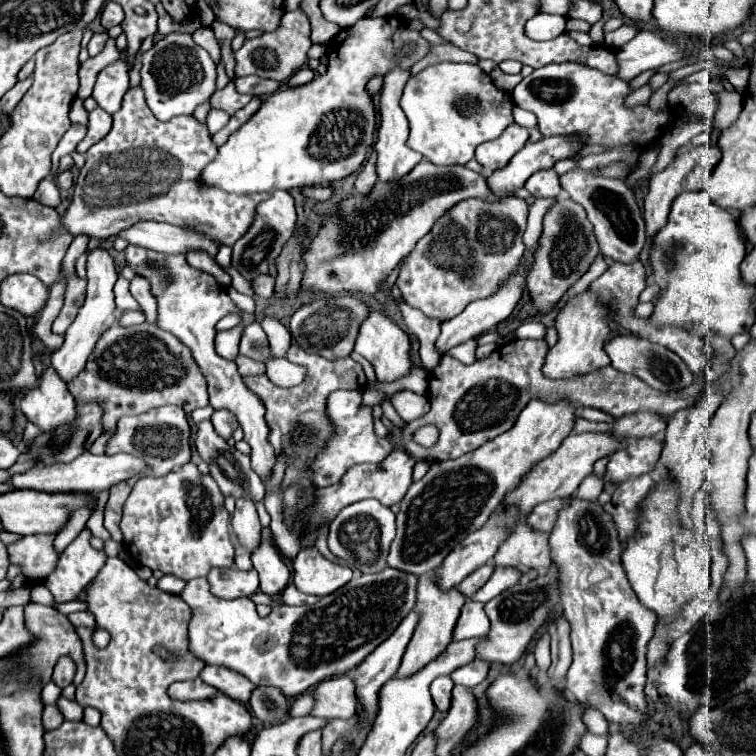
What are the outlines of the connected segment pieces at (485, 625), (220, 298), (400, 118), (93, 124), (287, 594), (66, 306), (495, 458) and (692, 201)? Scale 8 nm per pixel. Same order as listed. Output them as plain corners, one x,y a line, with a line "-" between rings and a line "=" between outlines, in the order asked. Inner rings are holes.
467,600
461,608
461,616
455,624
453,640
465,640
465,638
479,638
489,632
489,618
483,610
483,604
=
127,246
125,248
125,256
127,256
127,264
135,270
135,274
149,278
151,282
151,290
159,302
159,316
157,316
157,326
171,332
175,338
179,338
187,348
191,348
191,354
195,358
195,362
199,364
199,370
203,372
207,386
209,386
209,404
213,408
227,408
229,412
233,412
245,432
245,442
251,444
251,468
259,474
261,480
265,480
275,464
275,450
271,450
271,444
267,440
269,432
267,432
267,422
265,422
265,408
263,402
245,386
241,374
237,372
237,364
231,360
223,360
215,351
215,324
231,312
237,312
243,316
243,326
247,326
251,320
255,320
253,316
249,318
249,314
243,314
239,308
235,308
235,304
231,302
231,298
227,296
225,290
217,288
217,282
211,274
201,272
191,268
185,262
185,256
165,256
159,252
151,252
147,248
139,248
139,246
-
149,260
155,262
155,266
149,264
-
165,274
173,276
173,282
167,286
165,282
=
393,68
387,76
383,76
383,88
381,88
381,94
379,94
381,124
379,124
377,142
375,142
375,150
379,154
379,158
377,158
379,180
395,180
399,176
405,176
407,172
413,170
415,164
419,164
423,160
423,156
419,156
419,152
415,152
407,146
409,122
405,118
405,112
399,106
399,100
401,100
401,94
403,94
403,88
405,88
409,76
411,76
411,70
401,70
401,68
=
95,108
95,110
89,114
87,136
77,144
75,150
77,150
79,154
85,154
93,144
97,144
99,140
103,140
109,130
111,130
111,116
109,116
105,110
=
289,584
285,588
285,592
281,594
281,600
289,606
297,606
297,604
315,604
315,600
319,600
319,596
309,596
309,594
303,594
295,588
295,584
=
77,274
67,278
67,286
65,286
65,294
63,294
63,308
53,322
55,334
63,336
65,330
69,328
69,324
73,322
73,318
77,316
79,308
83,306
83,300
85,300
85,284
87,284
87,280
79,278
=
535,398
525,406
509,432
463,454
461,458
433,462
431,470
419,482
411,484
407,496
403,496
399,504
397,536
391,544
387,564
415,576
439,568
443,558
461,542
461,534
467,536
479,530
495,506
503,502
503,496
519,484
519,476
523,476
535,460
541,460
547,452
559,448
573,430
573,412
575,406
569,400
547,404
=
707,192
679,194
671,206
667,224
655,236
651,252
651,282
655,282
661,288
659,296
655,298
655,312
651,316
655,326
661,328
665,324
675,324
685,328
691,322
703,322
709,330
725,338
749,330
755,322
755,288
747,286
739,276
739,264
743,258
745,240
735,218
727,210
719,208

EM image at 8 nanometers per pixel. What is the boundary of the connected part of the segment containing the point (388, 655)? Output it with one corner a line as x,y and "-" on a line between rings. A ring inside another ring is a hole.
411,612
397,626
397,630
383,644
379,644
379,648
375,648
375,652
371,652
371,656
367,656
367,660
363,660
363,664
359,664
359,668
355,668
355,672
351,672
355,686
357,686
359,700
365,708
365,712
363,712
365,720
375,718
379,690
391,676
397,674
397,668
399,668
403,652
413,636
417,620
419,620
419,616
415,612

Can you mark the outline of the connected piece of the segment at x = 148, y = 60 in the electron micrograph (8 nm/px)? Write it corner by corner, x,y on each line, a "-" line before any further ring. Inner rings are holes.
169,34
159,38
151,50
141,56
141,88
153,116
167,122
181,114
193,114
203,102
209,102
217,86
215,62
209,52
197,46
191,34

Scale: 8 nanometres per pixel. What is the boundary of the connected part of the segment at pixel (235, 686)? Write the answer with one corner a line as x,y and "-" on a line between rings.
205,666
205,670
201,670
199,678
203,682
207,682
209,686
215,686
225,696
239,700
239,702
247,702
251,692
255,690
253,682
249,682
245,676
241,676
233,670
227,670
223,666

